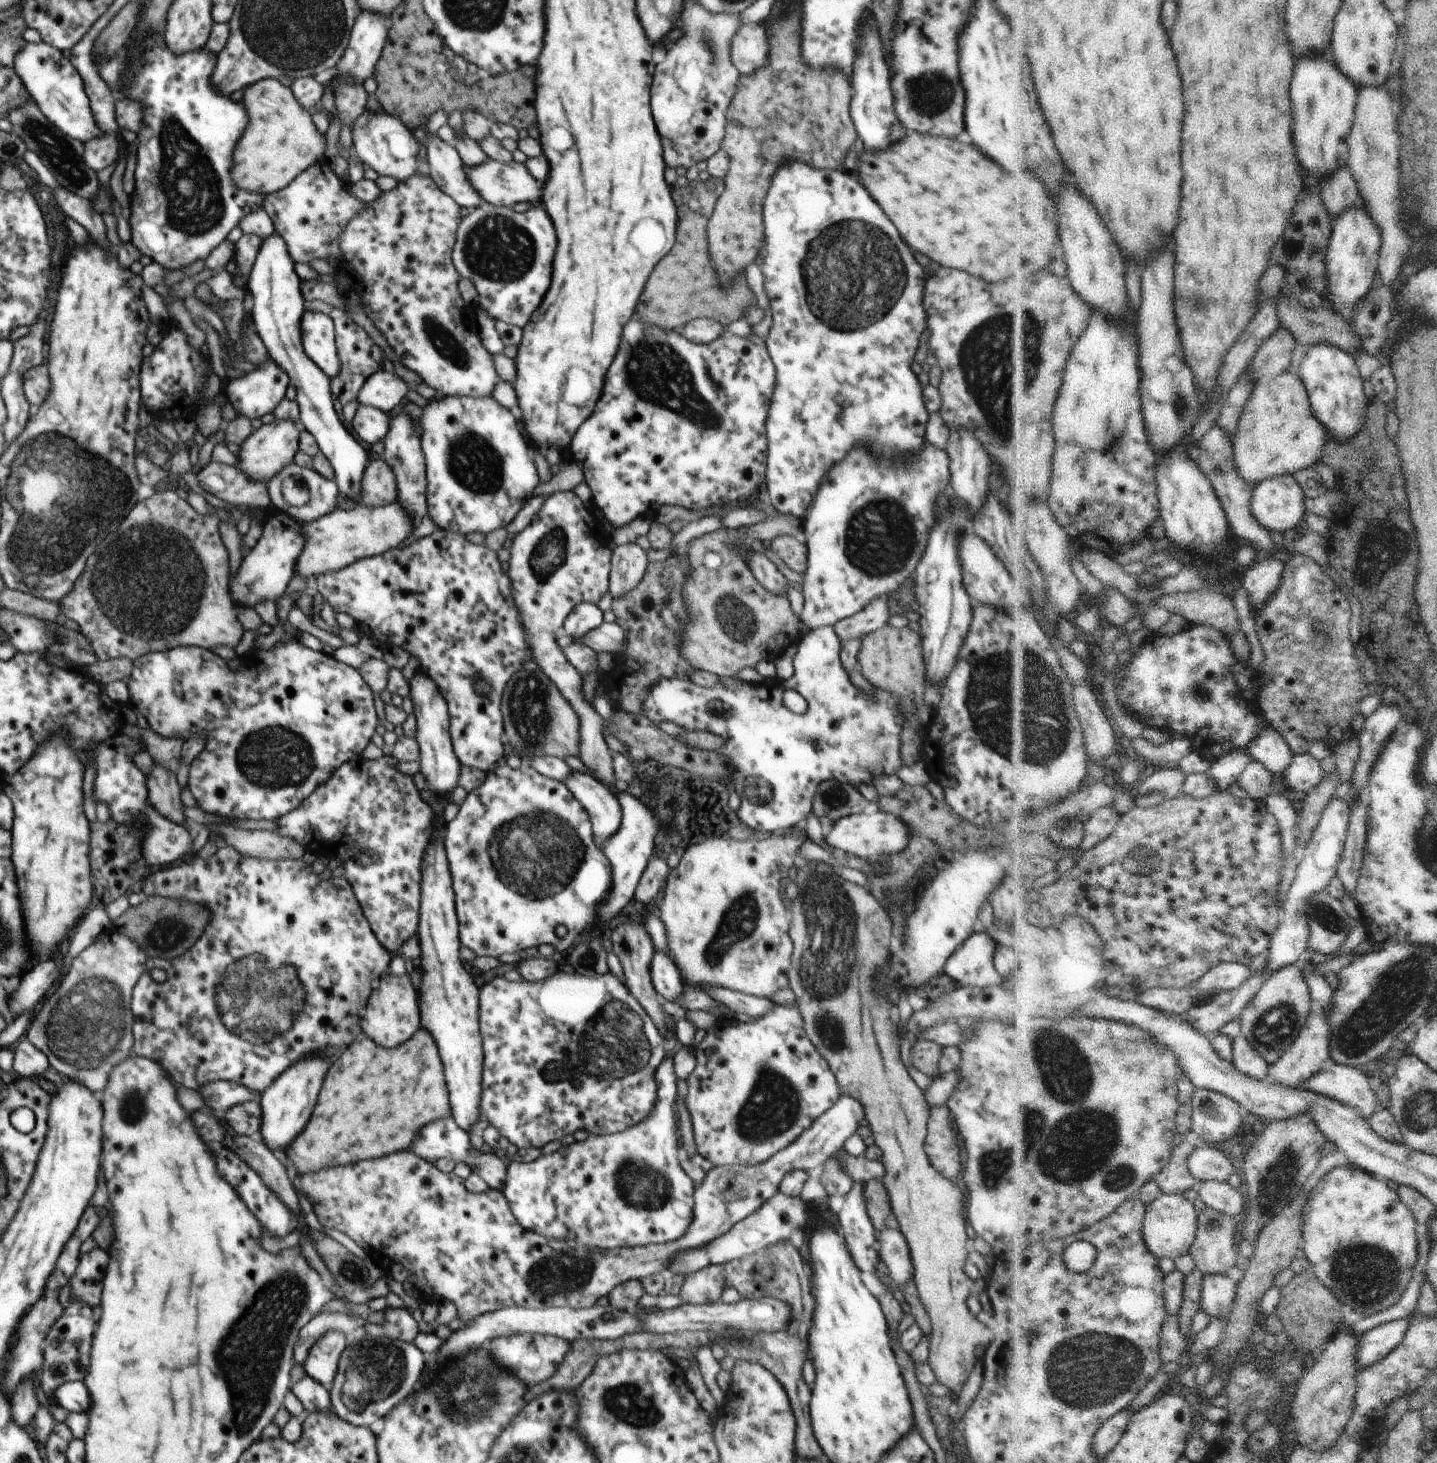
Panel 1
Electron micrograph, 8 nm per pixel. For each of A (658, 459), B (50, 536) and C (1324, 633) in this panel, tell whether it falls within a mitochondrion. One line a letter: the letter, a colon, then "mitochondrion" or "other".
A: other
B: mitochondrion
C: mitochondrion

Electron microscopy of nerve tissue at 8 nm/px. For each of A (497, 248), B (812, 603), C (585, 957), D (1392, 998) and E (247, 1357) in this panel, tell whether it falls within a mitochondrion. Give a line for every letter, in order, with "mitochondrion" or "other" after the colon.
A: mitochondrion
B: other
C: mitochondrion
D: mitochondrion
E: mitochondrion

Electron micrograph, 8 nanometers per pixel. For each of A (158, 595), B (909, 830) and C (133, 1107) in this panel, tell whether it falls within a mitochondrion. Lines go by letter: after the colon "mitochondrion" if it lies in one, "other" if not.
A: mitochondrion
B: other
C: mitochondrion

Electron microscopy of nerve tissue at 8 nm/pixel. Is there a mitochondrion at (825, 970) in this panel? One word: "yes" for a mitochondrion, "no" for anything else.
yes

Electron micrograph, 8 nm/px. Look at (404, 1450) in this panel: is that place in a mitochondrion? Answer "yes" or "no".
no

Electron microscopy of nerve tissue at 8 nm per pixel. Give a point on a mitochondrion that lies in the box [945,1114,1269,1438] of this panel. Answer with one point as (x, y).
(1084, 1372)

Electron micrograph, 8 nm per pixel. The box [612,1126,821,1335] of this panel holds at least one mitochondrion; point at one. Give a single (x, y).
(642, 1186)

